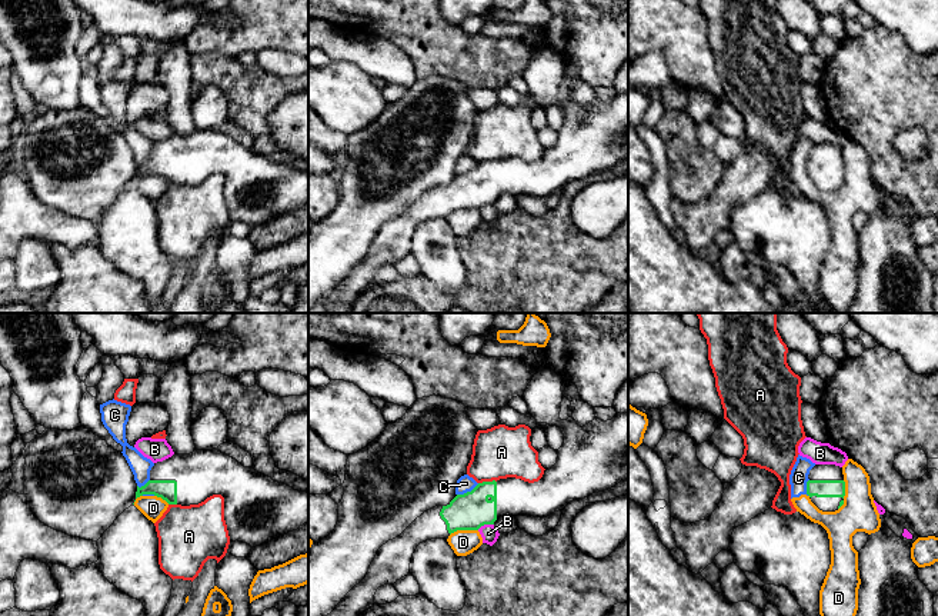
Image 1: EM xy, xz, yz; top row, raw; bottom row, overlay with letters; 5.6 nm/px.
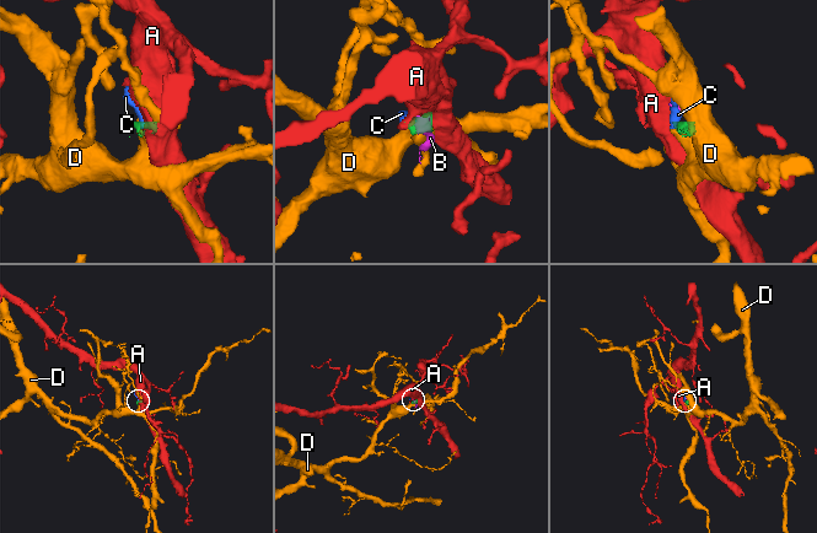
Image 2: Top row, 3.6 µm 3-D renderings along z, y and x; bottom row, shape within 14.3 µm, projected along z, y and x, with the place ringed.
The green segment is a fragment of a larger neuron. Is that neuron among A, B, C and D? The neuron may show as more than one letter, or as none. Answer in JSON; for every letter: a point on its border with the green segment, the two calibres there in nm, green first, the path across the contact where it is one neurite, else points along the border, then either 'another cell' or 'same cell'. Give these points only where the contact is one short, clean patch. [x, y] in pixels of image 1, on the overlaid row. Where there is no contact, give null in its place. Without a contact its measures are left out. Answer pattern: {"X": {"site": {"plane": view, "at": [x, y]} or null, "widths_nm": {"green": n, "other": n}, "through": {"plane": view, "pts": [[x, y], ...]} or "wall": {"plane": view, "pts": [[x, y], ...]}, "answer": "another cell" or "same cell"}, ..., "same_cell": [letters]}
{"A": {"site": {"plane": "xz", "at": [487, 482]}, "widths_nm": {"green": 200, "other": 300}, "wall": {"plane": "xz", "pts": [[496, 480], [478, 483]]}, "answer": "another cell"}, "B": {"site": {"plane": "xz", "at": [484, 523]}, "widths_nm": {"green": 200, "other": 90}, "wall": {"plane": "xz", "pts": [[493, 523], [484, 523], [477, 529]]}, "answer": "another cell"}, "C": {"site": {"plane": "xz", "at": [467, 492]}, "widths_nm": {"green": 200, "other": 90}, "wall": {"plane": "xz", "pts": [[478, 483], [470, 490], [457, 495]]}, "answer": "another cell"}, "D": {"site": {"plane": "xz", "at": [463, 529]}, "widths_nm": {"green": 200, "other": 140}, "wall": {"plane": "xz", "pts": [[477, 529], [457, 529], [450, 535]]}, "answer": "another cell"}, "same_cell": []}

